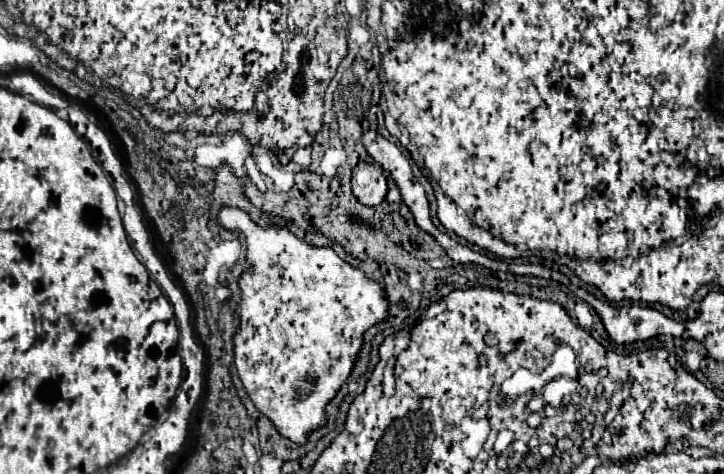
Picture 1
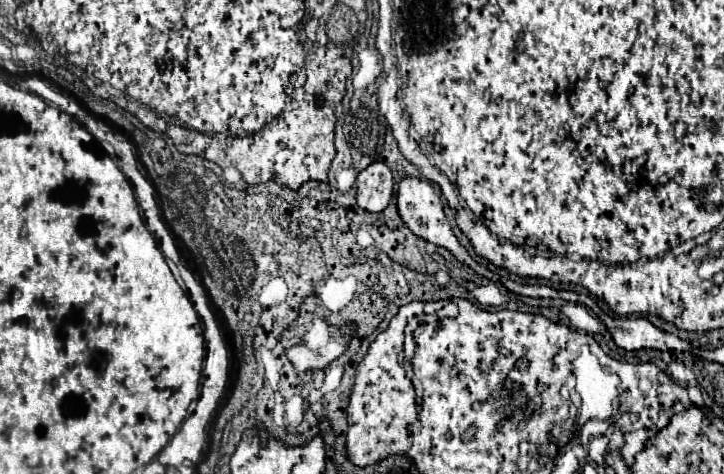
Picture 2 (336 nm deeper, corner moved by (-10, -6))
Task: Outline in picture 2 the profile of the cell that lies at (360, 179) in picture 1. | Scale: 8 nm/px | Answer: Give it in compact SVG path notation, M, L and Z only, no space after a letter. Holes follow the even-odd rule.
M373 162L357 176L357 204L369 212L387 208L393 196L393 176L383 162Z

